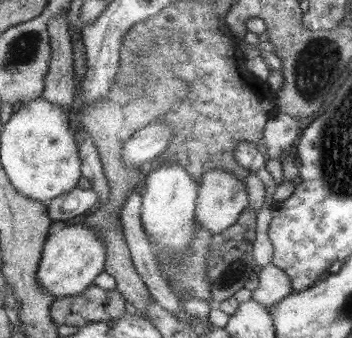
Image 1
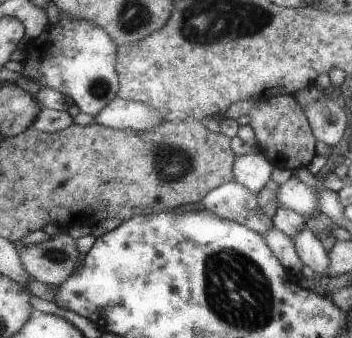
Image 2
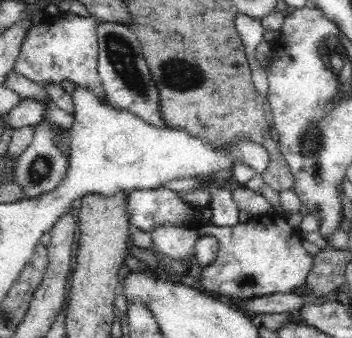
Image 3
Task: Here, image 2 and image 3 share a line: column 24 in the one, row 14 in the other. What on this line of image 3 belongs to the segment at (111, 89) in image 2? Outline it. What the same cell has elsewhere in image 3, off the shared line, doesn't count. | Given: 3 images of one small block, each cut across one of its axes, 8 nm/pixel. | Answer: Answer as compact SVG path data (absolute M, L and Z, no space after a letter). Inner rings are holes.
M50 10L50 12L52 14L48 14L48 18L40 26L32 24L30 32L26 34L20 46L14 72L20 72L22 76L30 78L42 88L48 84L62 86L62 82L68 80L82 88L88 88L90 92L94 92L98 98L104 100L106 94L104 94L104 88L98 76L98 54L100 54L98 32L96 32L98 22L92 16L82 18L72 12L68 14L56 12L56 10Z

